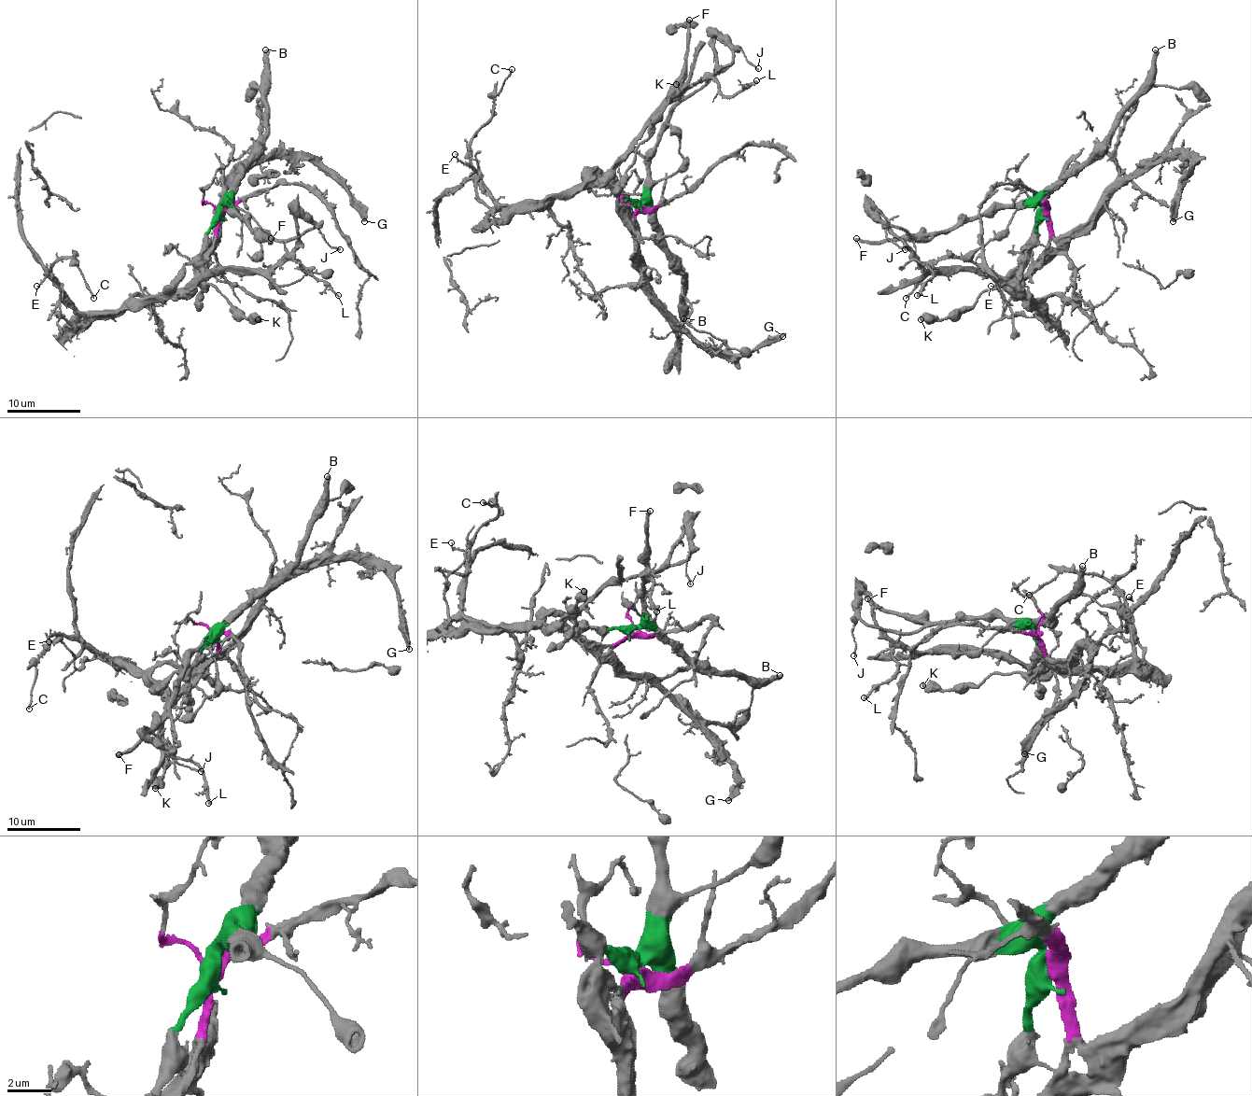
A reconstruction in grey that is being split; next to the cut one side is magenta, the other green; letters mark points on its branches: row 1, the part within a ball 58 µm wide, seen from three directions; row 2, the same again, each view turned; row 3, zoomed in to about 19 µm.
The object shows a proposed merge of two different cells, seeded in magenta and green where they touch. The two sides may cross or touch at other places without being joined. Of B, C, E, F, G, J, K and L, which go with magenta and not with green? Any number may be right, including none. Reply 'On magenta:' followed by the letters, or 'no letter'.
On magenta: C, E, G, L

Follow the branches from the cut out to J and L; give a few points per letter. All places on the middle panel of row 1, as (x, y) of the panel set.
J: (636, 206), (641, 201), (653, 147), (666, 117), (730, 63), (736, 52), (741, 50), (758, 69)
L: (636, 206), (632, 214), (617, 195), (613, 163), (666, 105), (712, 78), (723, 95), (739, 93), (756, 80)

